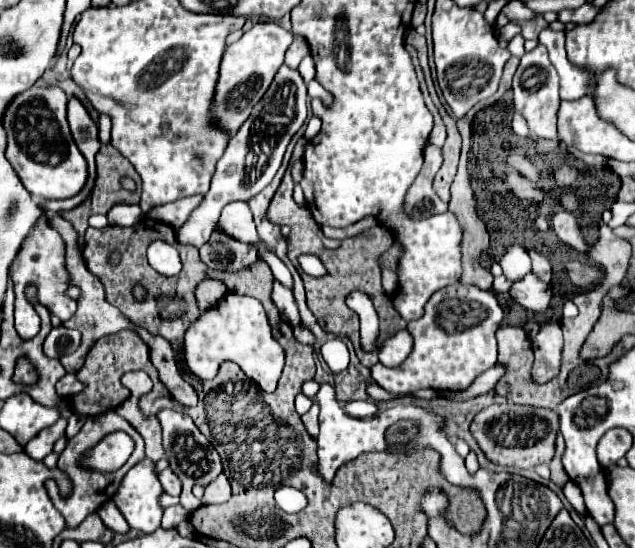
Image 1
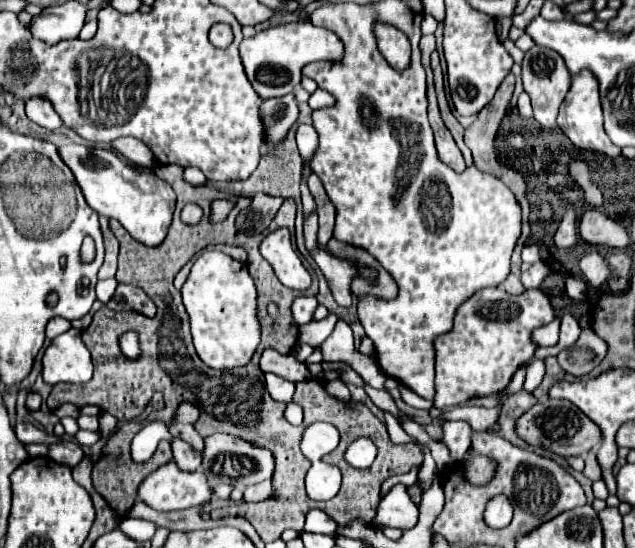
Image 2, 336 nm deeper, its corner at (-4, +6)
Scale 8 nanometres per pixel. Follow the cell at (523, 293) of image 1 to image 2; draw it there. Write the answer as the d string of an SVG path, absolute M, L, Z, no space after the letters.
M563 315L563 323L561 323L561 337L559 337L557 345L553 345L553 347L541 347L539 351L535 352L535 355L525 366L528 366L535 360L546 358L547 355L559 355L563 349L571 347L571 345L579 339L579 333L581 333L581 327L579 327L577 319L575 319L573 315Z

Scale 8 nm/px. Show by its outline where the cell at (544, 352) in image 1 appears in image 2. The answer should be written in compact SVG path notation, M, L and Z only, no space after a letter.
M583 329L579 341L557 355L559 365L571 375L585 375L593 371L607 355L607 343L595 335L593 329Z

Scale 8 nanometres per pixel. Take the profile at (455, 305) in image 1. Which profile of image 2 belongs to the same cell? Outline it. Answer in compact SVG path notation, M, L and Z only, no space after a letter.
M499 287L477 291L455 315L455 325L449 333L435 341L435 399L437 409L455 407L471 397L497 395L509 387L515 371L525 365L537 351L531 333L555 319L551 299L543 289L527 289L521 295L509 295Z

